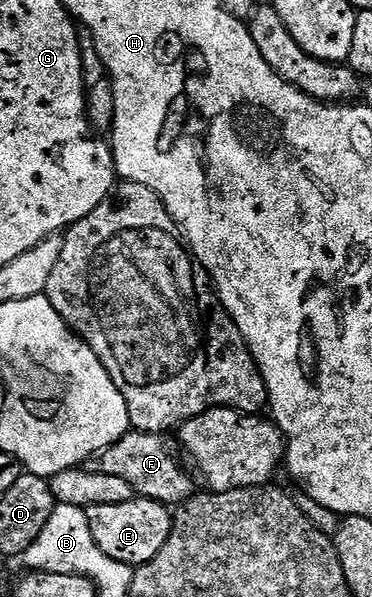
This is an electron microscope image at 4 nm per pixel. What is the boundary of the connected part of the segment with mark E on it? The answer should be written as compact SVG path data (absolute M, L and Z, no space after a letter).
M139 495L133 496L131 501L126 503L102 503L92 505L84 510L86 523L90 523L90 535L94 535L94 543L110 555L122 567L139 567L150 563L166 539L170 539L172 530L173 510L160 501L152 501L148 497Z

